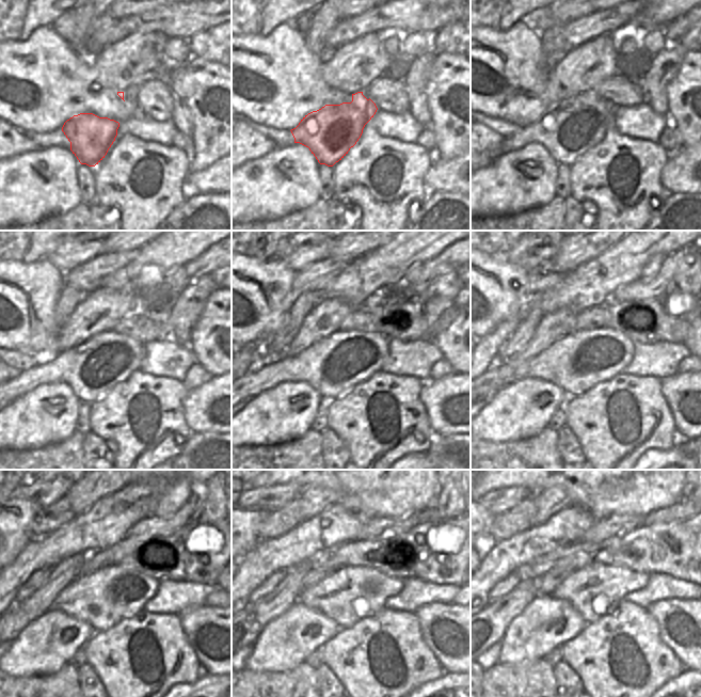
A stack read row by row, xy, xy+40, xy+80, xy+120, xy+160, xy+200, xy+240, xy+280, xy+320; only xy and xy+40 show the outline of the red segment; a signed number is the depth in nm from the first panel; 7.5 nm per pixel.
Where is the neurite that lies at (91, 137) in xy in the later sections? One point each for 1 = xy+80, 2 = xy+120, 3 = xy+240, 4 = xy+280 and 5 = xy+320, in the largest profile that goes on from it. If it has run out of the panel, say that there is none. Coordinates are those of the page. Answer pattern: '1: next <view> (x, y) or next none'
1: next xy+80 (568, 130)
2: next xy+120 (92, 368)
3: next xy+240 (106, 597)
4: next xy+280 (349, 595)
5: next xy+320 (595, 591)

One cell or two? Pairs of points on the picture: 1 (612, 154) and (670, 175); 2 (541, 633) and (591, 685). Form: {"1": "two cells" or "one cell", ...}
{"1": "two cells", "2": "two cells"}

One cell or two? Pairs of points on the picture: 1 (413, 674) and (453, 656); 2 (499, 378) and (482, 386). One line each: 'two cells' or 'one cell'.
1: two cells
2: one cell

